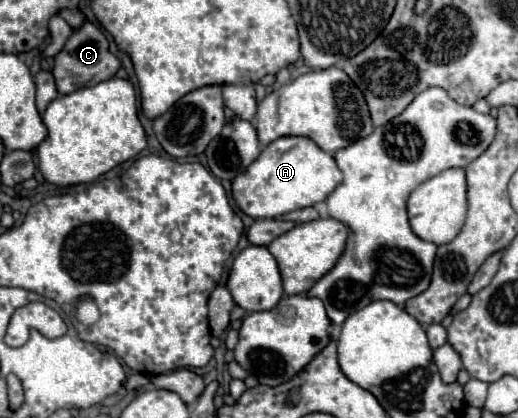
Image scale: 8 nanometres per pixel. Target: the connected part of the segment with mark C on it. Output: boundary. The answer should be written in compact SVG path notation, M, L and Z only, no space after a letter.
M85 24L77 32L73 32L63 46L63 50L55 56L55 66L53 66L53 76L57 84L59 94L69 94L79 88L89 88L93 84L99 84L103 80L109 80L117 70L121 62L109 52L109 42L105 34L95 26L95 24Z

